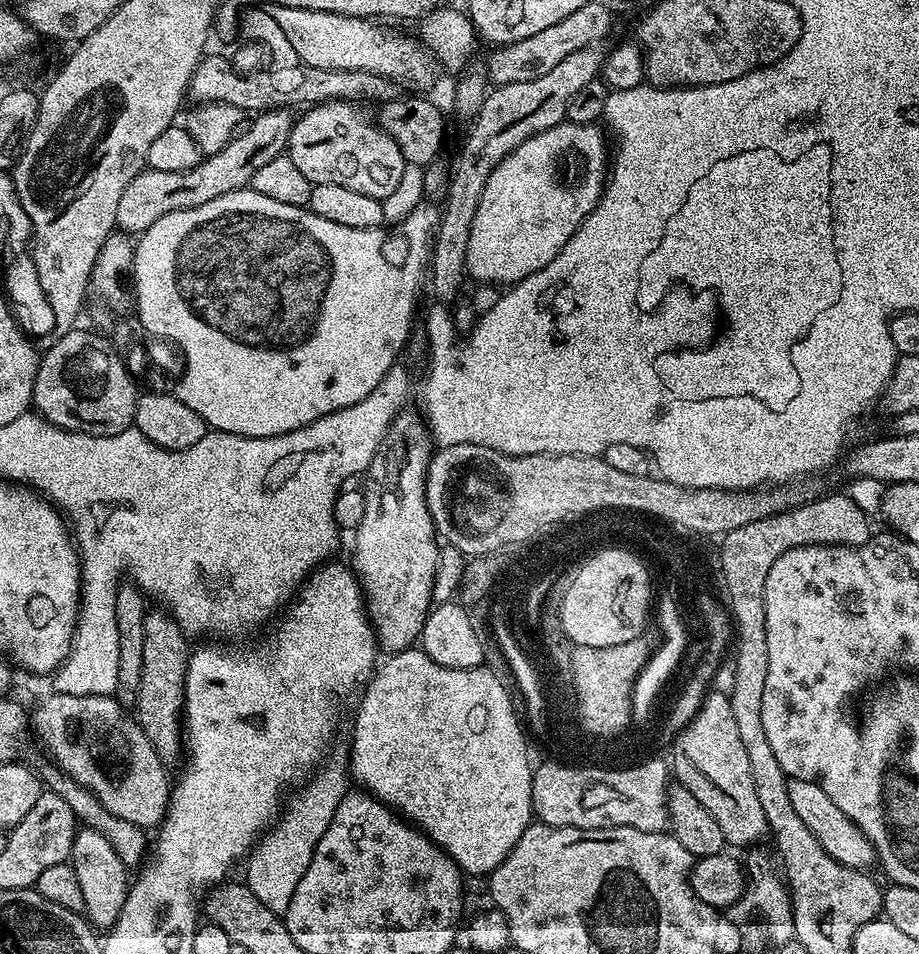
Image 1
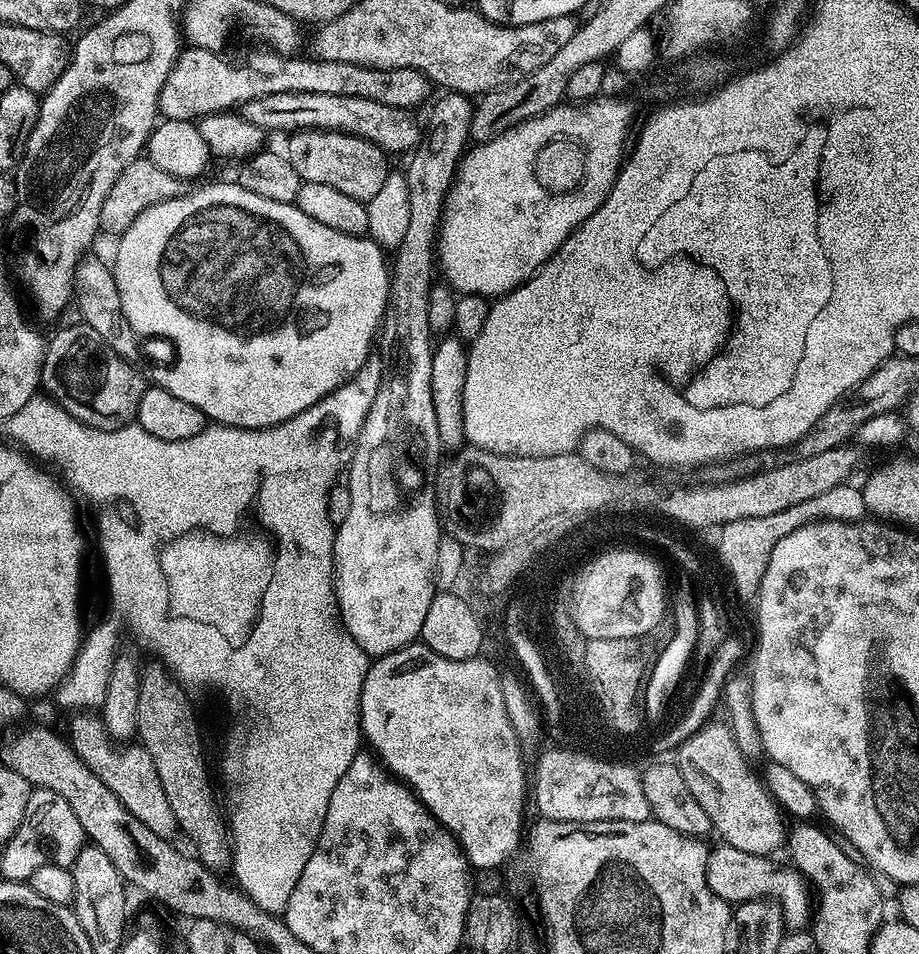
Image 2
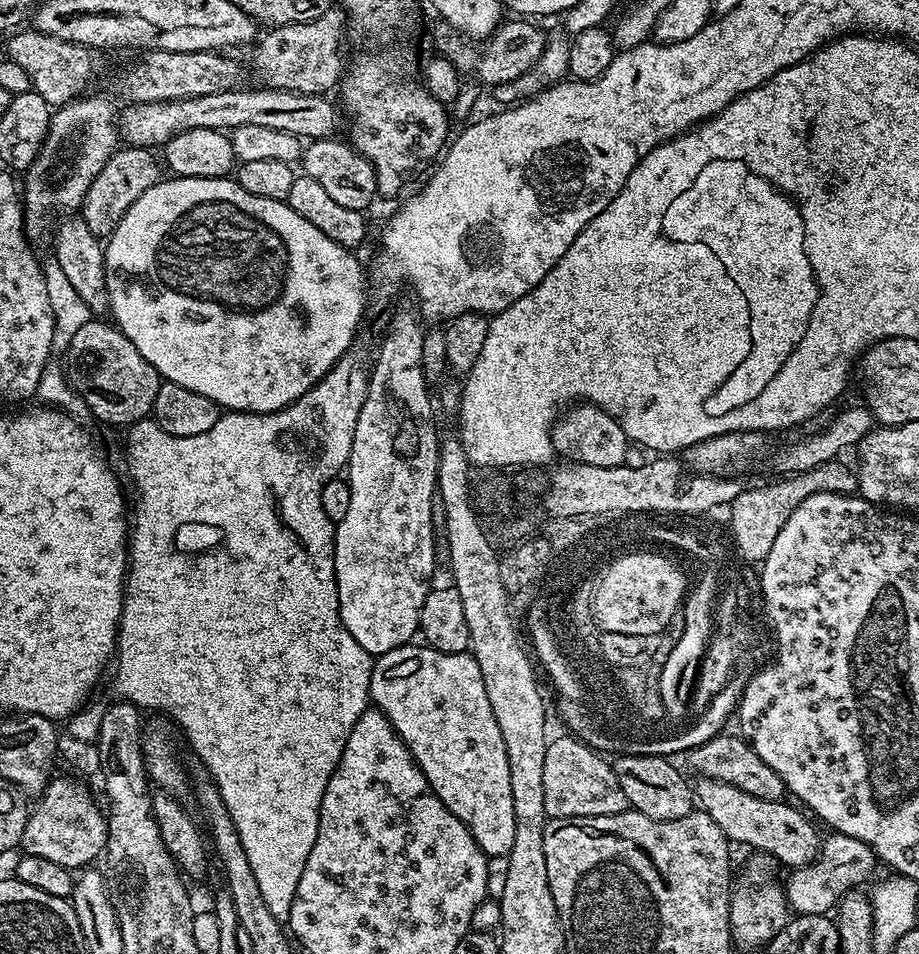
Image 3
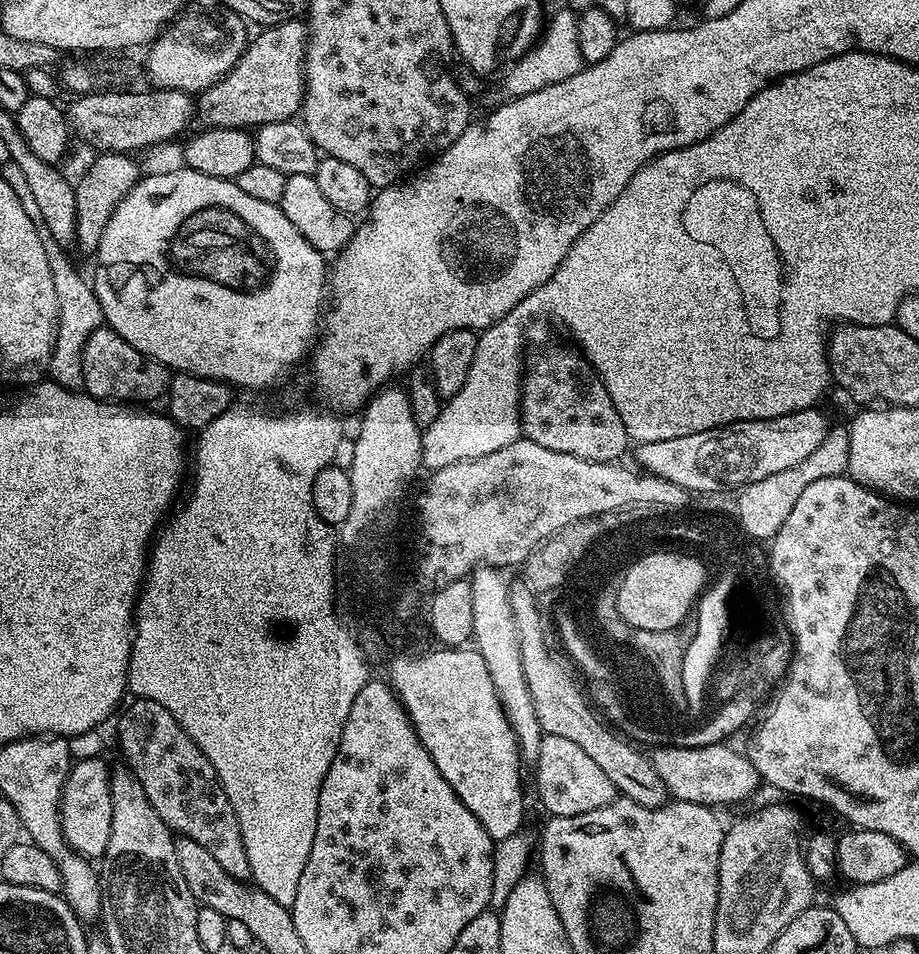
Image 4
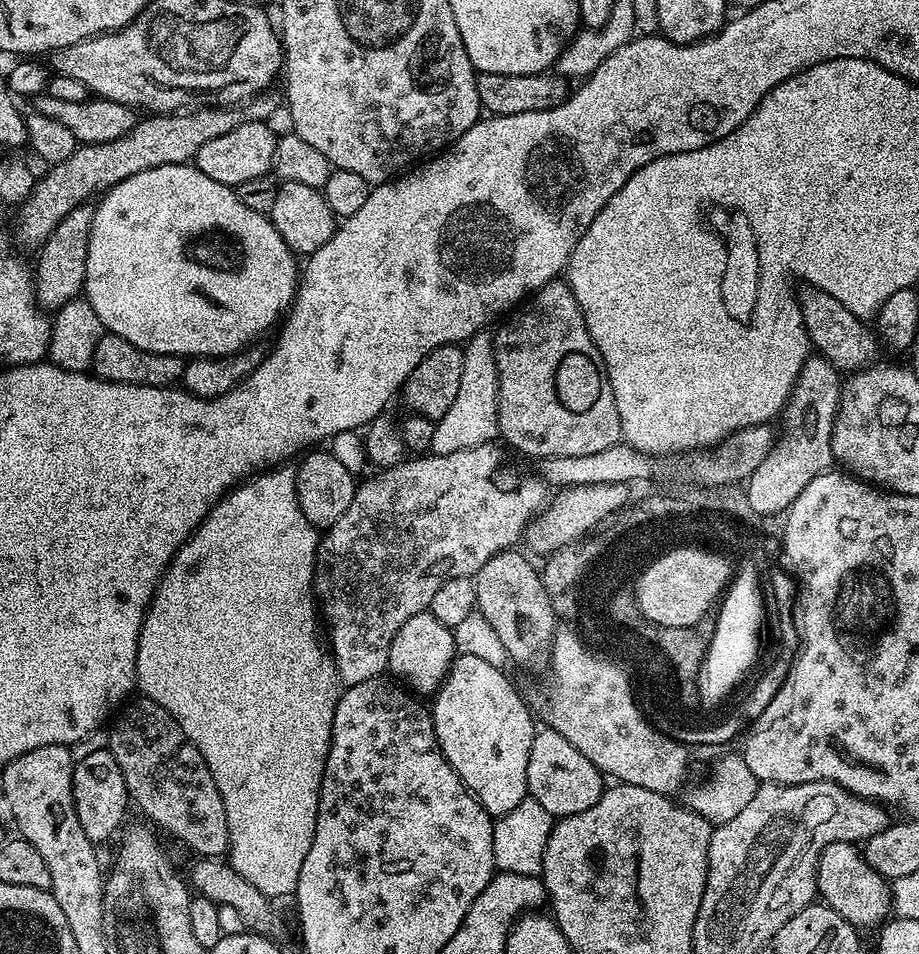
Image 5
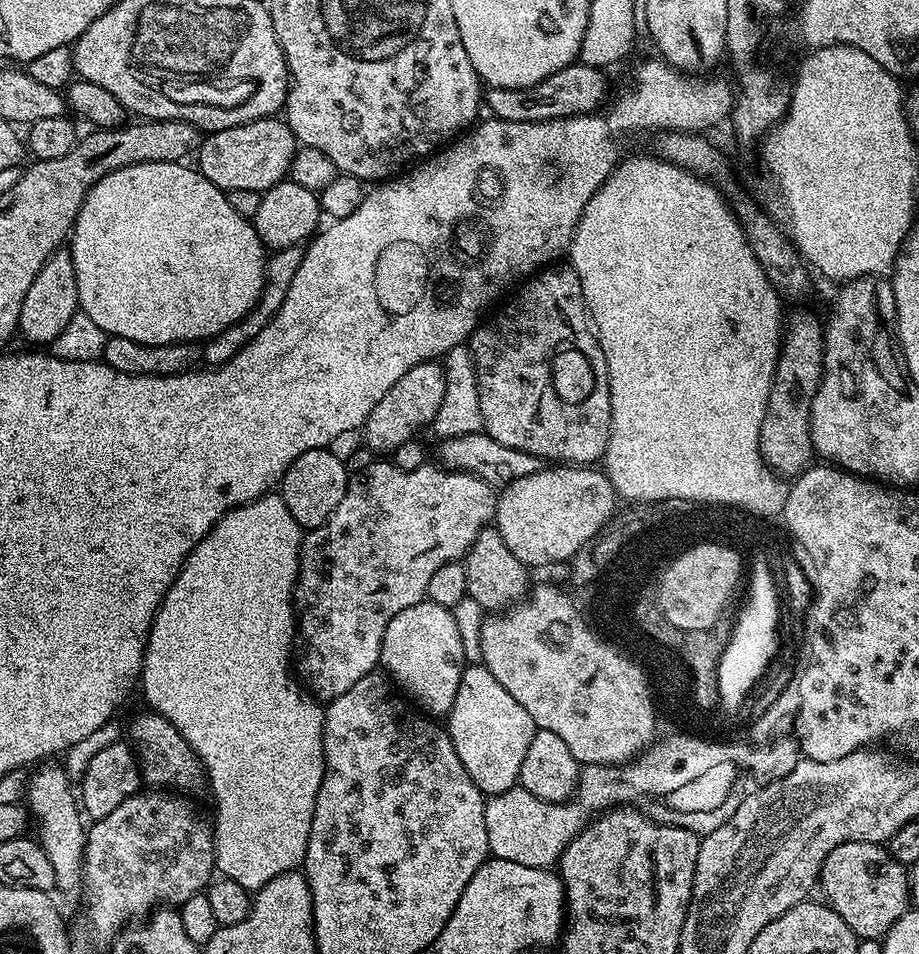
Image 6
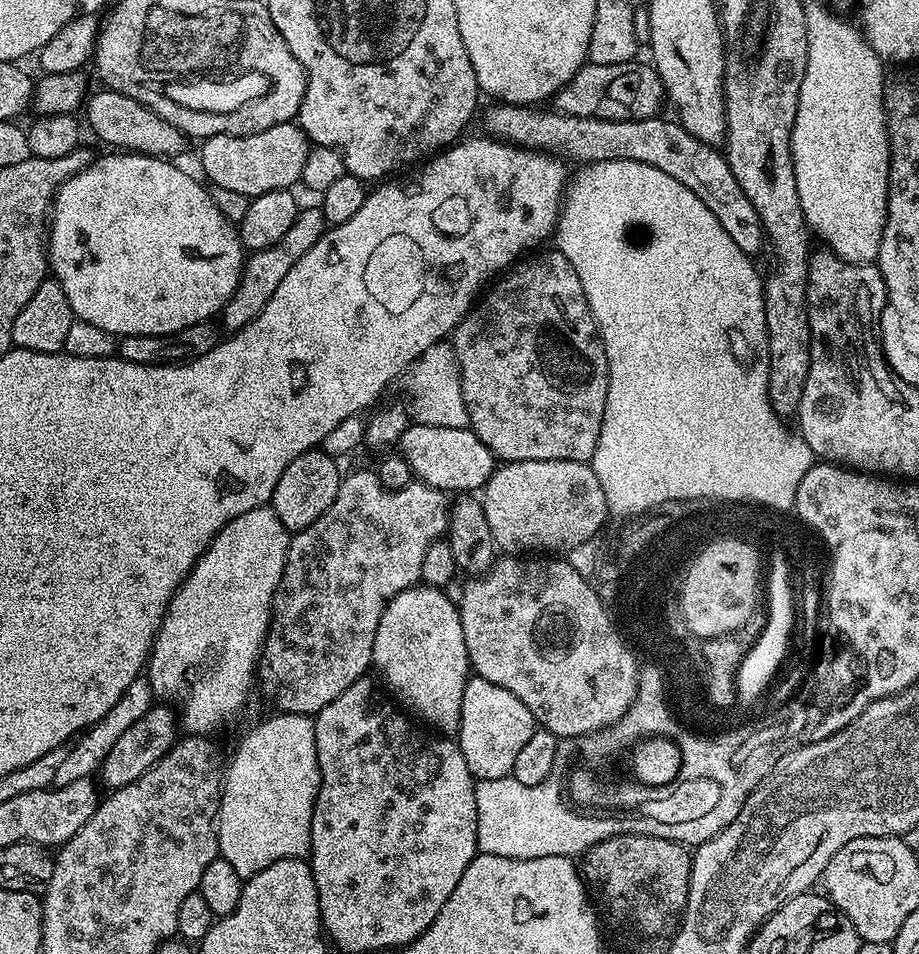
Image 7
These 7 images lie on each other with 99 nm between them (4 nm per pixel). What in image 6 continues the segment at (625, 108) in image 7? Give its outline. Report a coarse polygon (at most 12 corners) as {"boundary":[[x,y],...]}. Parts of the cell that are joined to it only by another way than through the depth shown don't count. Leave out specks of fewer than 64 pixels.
{"boundary":[[568,64],[533,88],[488,88],[486,108],[506,122],[595,113],[608,80]]}

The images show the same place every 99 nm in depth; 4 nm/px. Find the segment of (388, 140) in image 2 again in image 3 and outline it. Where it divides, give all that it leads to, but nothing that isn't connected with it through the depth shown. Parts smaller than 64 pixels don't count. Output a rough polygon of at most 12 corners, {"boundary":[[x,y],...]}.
{"boundary":[[237,86],[202,98],[129,103],[125,145],[155,149],[186,130],[270,126],[337,135],[324,94]]}

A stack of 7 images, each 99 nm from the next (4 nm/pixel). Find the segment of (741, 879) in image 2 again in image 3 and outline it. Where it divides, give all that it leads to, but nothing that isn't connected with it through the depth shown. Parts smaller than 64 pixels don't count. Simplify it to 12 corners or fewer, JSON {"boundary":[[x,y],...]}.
{"boundary":[[829,831],[813,864],[787,873],[788,906],[831,913],[878,868],[876,852]]}

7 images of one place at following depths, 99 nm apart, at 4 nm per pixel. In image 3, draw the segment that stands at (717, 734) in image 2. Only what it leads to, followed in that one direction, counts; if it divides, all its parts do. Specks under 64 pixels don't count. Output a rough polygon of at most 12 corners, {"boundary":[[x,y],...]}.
{"boundary":[[700,778],[699,811],[733,845],[788,870],[815,862],[817,825],[795,803]]}

